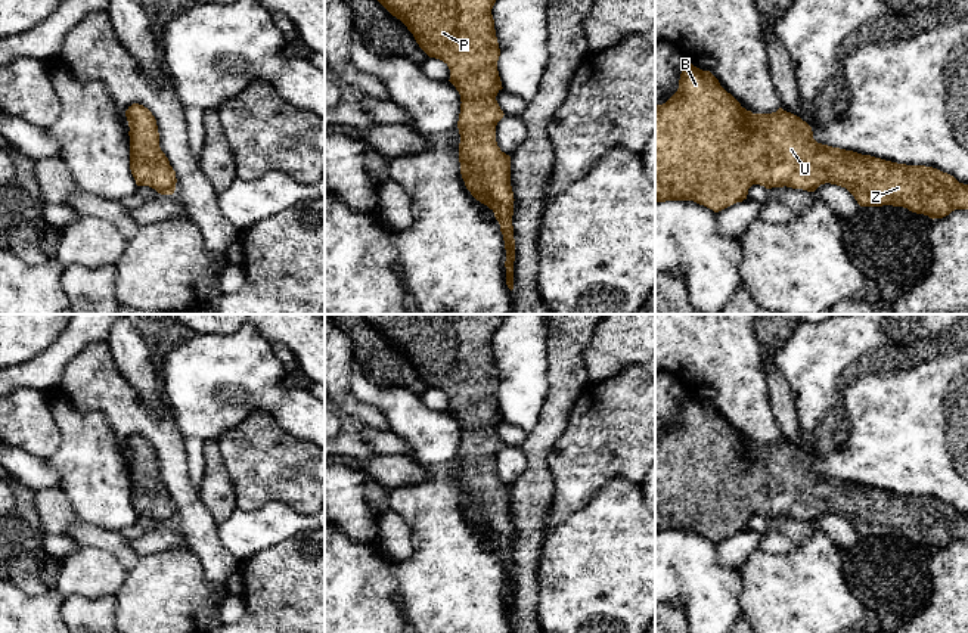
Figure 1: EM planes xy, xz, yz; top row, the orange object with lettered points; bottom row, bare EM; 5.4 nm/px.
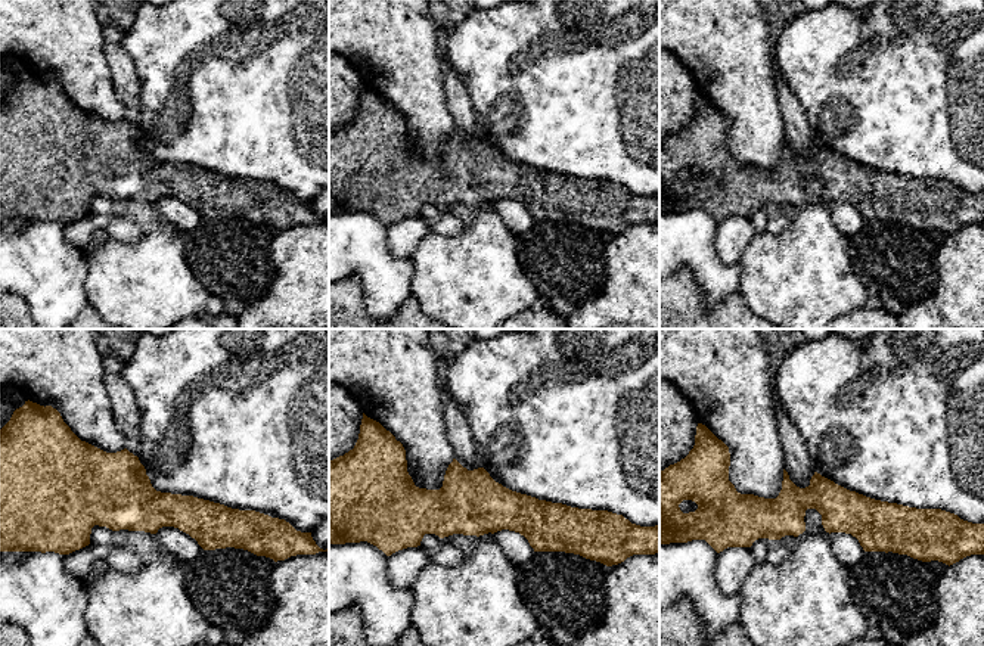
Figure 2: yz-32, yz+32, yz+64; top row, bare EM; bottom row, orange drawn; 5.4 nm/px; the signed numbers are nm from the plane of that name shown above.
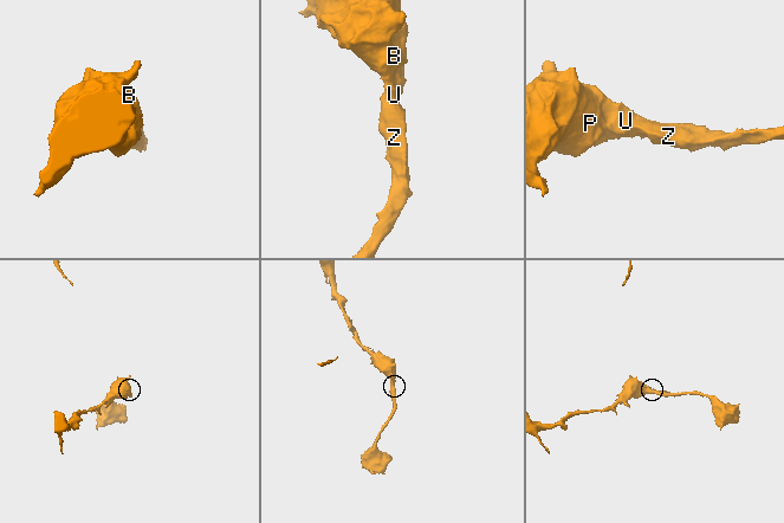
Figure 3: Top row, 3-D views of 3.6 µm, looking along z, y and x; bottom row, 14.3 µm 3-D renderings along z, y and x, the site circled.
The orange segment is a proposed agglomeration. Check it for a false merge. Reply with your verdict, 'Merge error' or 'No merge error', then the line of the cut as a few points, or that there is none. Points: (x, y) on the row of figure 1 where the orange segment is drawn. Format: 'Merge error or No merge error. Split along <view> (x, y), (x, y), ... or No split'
No merge error. No split

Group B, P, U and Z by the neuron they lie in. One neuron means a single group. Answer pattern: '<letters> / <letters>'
B P U Z

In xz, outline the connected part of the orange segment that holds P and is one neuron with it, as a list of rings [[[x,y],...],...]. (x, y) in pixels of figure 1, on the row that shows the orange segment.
[[[378,0],[413,34],[419,47],[443,60],[450,69],[450,83],[460,94],[457,128],[460,134],[460,174],[471,195],[487,205],[500,224],[506,249],[506,285],[514,289],[514,192],[511,186],[511,156],[496,142],[496,125],[503,118],[496,96],[503,89],[497,71],[500,49],[491,9],[496,0]]]

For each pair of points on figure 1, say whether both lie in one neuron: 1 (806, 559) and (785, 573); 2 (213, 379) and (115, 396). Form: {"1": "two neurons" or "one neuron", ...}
{"1": "one neuron", "2": "two neurons"}

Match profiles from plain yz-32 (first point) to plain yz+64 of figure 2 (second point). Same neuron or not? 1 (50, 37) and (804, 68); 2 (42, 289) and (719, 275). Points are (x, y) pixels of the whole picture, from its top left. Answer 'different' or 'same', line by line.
1: different
2: same

